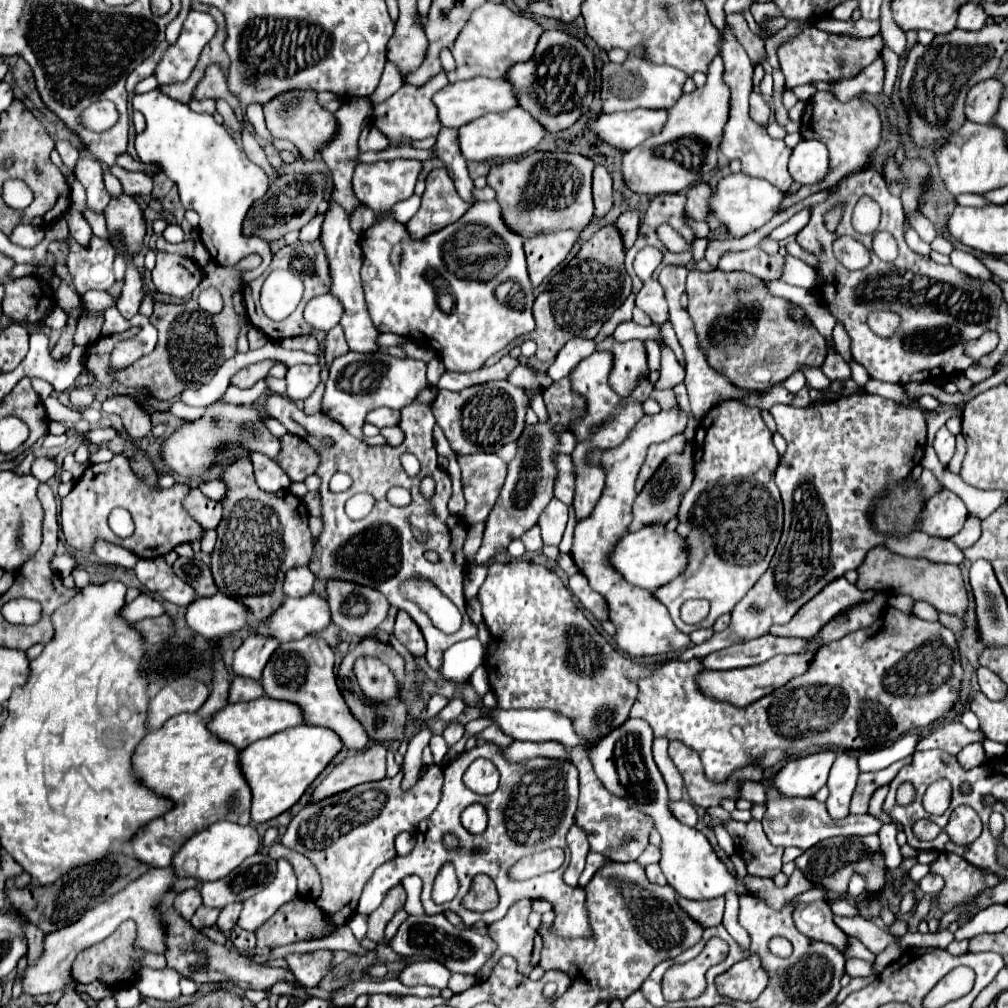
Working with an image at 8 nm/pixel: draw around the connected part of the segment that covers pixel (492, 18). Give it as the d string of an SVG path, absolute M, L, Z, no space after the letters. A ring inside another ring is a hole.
M486 2L484 6L472 12L468 24L462 28L460 36L452 46L452 54L456 58L456 70L448 74L448 80L458 82L458 80L470 80L476 76L502 78L506 76L512 64L528 62L528 56L536 52L536 44L542 34L544 34L544 28L536 20L516 14L504 4Z

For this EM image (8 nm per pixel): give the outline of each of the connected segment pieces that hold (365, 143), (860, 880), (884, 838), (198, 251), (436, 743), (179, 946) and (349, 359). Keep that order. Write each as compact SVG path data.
M366 126L360 134L360 152L368 152L368 150L384 150L388 146L388 138L376 128L376 126Z
M860 874L852 876L848 886L848 899L857 897L865 889L866 881Z
M884 824L882 830L878 832L880 836L880 846L886 858L886 866L888 870L894 870L902 864L902 854L900 854L900 846L896 844L896 824Z
M197 227L194 228L193 230L194 230L194 233L193 233L192 237L194 238L194 240L196 240L196 246L195 246L195 250L194 250L194 254L193 254L192 258L196 262L198 262L197 264L199 266L204 266L208 262L211 261L211 256L200 240Z
M432 736L432 740L430 740L430 750L432 750L432 754L434 754L434 762L440 764L442 758L446 756L446 752L448 752L448 744L446 744L446 740L444 740L442 736Z
M164 906L164 910L160 910L160 912L164 916L164 926L166 926L166 934L168 934L168 950L166 950L164 956L166 956L168 966L174 968L180 976L190 978L196 984L202 984L202 982L232 982L240 988L250 988L250 990L270 990L278 982L286 982L294 990L302 988L294 980L294 976L288 968L260 966L260 964L254 964L254 962L246 960L238 952L230 952L226 946L216 944L216 942L208 940L206 936L202 936L172 906L168 906L168 908Z
M346 352L334 358L330 366L326 392L322 396L322 412L328 418L340 422L352 436L362 440L364 416L370 410L380 406L400 410L408 406L424 386L428 386L426 364L420 360L412 360L412 358L400 360L390 356L388 352L376 352L376 354Z

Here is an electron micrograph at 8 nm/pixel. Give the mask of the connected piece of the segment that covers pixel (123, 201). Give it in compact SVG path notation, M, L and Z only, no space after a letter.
M122 194L118 200L112 200L106 208L106 224L110 236L114 232L122 232L122 238L130 250L130 254L138 252L142 246L142 238L146 234L146 224L142 218L142 210L138 208L138 202Z

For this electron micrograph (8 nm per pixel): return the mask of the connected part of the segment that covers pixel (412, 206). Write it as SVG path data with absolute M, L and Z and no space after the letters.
M414 194L414 196L410 196L408 200L398 202L398 204L394 206L394 216L396 216L398 222L406 224L406 222L418 212L418 208L420 208L420 198Z

